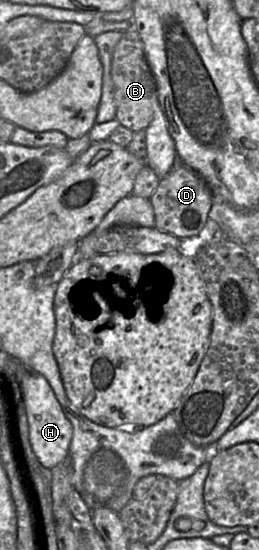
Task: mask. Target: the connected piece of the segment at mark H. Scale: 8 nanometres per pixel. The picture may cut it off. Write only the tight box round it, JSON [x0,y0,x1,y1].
[19,366,73,469]

